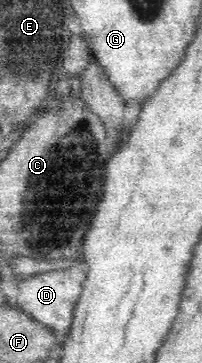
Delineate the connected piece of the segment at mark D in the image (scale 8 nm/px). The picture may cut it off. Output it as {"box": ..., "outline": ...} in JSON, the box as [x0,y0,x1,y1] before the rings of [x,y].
{"box":[16,262,85,342],"outline":[[[82,262],[76,263],[74,266],[34,273],[19,282],[16,304],[34,320],[50,328],[53,334],[58,334],[60,338],[57,339],[57,342],[62,342],[62,338],[66,336],[68,326],[72,322],[72,306],[76,304],[76,298],[80,296],[84,277],[85,269]]]}

